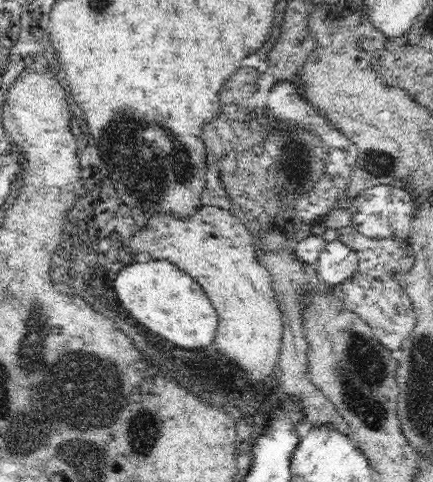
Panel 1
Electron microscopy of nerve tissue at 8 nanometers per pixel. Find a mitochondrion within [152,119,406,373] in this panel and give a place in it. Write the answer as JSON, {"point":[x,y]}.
{"point":[376,165]}

